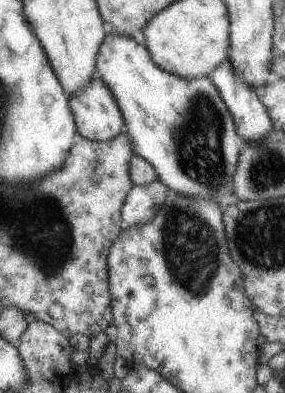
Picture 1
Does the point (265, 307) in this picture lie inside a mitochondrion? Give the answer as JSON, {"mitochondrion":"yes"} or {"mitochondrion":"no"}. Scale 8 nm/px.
{"mitochondrion":"no"}

